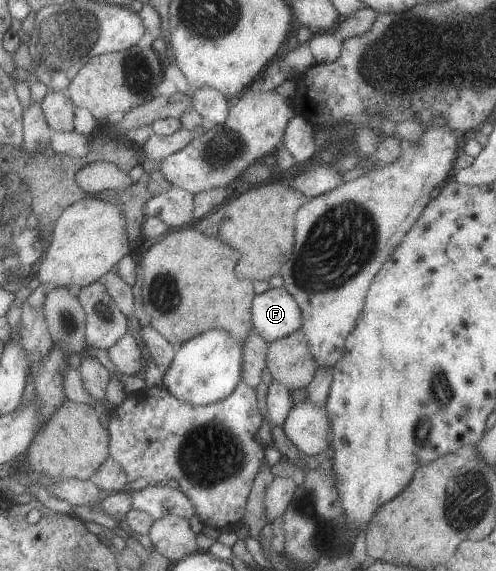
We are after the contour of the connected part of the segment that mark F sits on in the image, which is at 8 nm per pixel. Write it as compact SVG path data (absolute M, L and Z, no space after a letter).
M269 289L252 299L251 323L255 333L268 343L297 331L301 314L284 289Z

